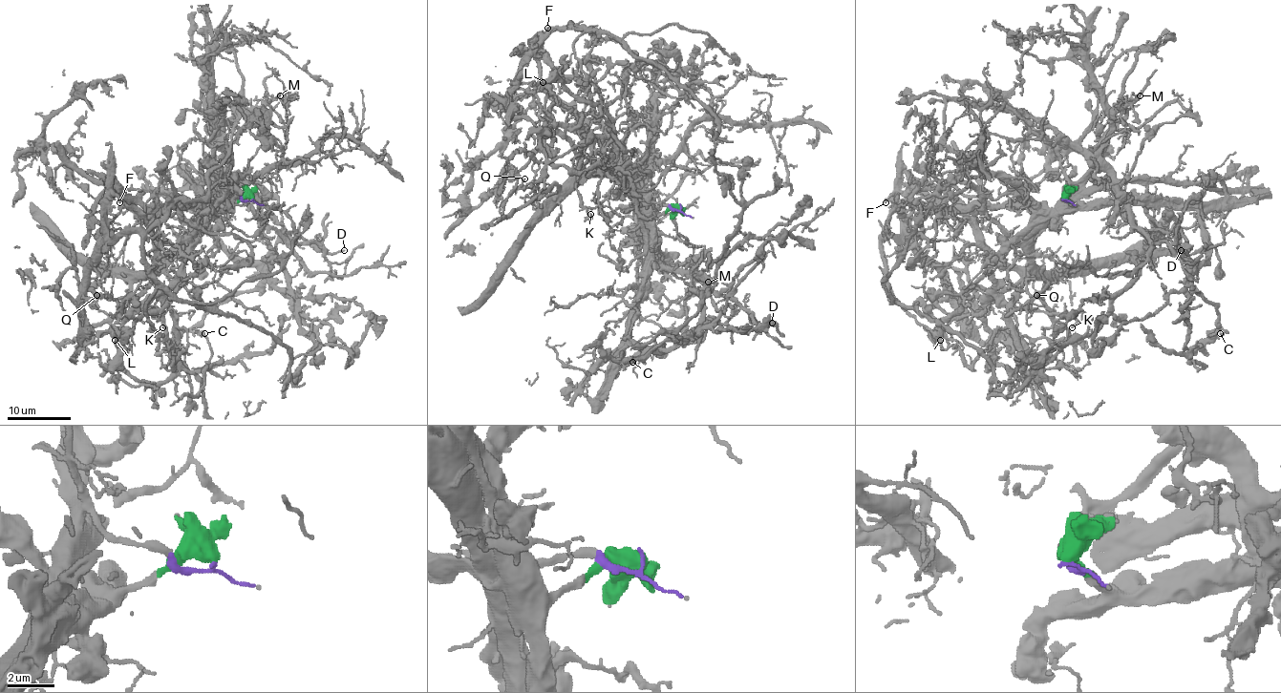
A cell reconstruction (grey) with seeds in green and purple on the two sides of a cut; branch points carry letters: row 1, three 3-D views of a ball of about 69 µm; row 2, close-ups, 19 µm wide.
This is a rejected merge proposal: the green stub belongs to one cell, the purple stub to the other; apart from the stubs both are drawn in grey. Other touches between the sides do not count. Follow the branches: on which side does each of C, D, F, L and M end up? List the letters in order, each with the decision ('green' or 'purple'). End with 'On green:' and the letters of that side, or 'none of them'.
C: green
D: green
F: green
L: green
M: purple
On green: C, D, F, L

